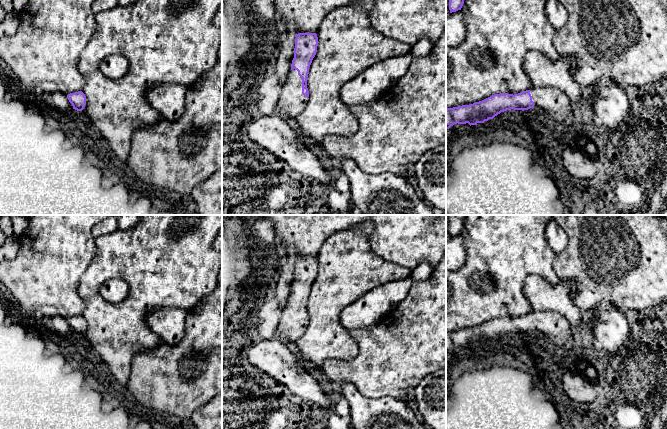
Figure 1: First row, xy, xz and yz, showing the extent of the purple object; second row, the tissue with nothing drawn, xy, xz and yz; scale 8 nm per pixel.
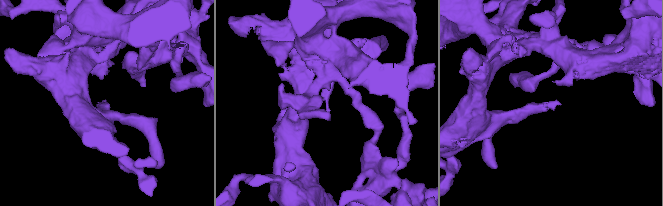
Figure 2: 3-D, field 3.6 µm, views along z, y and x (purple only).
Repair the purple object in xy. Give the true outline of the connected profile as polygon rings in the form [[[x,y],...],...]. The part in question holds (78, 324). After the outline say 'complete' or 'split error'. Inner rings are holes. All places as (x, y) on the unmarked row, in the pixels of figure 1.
[[[82,315],[70,317],[67,319],[69,326],[72,328],[73,333],[82,335],[86,329],[86,321]]]; complete

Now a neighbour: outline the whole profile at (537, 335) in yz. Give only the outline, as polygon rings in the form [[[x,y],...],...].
[[[533,331],[527,334],[527,337],[534,338],[539,343],[546,343],[548,342],[548,339],[541,333],[540,331]]]

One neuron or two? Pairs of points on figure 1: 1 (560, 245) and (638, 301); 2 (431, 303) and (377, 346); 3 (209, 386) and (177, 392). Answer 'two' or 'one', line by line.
1: two
2: one
3: one

